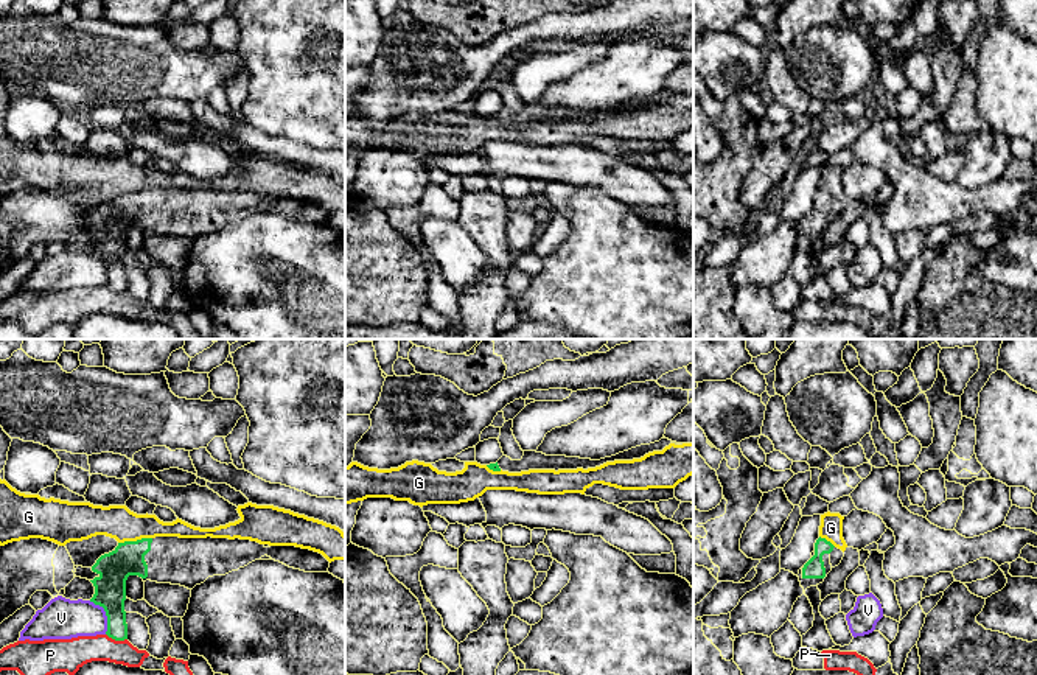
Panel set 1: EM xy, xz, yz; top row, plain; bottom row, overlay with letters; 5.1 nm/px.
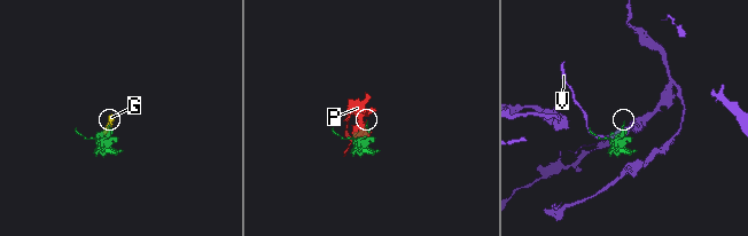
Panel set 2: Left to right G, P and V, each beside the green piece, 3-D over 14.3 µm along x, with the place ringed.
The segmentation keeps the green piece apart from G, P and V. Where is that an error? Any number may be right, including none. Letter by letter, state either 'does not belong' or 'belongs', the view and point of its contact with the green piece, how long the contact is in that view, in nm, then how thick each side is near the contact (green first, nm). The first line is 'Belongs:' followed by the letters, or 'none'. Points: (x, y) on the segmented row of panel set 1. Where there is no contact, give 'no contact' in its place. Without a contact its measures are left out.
Belongs: none
G: does not belong | xy (134, 542) | 180 nm | 170/180 nm
P: does not belong | xy (117, 640) | 120 nm | 160/160 nm
V: does not belong | xy (106, 615) | 200 nm | 170/220 nm

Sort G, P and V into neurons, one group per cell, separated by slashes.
G / P / V

